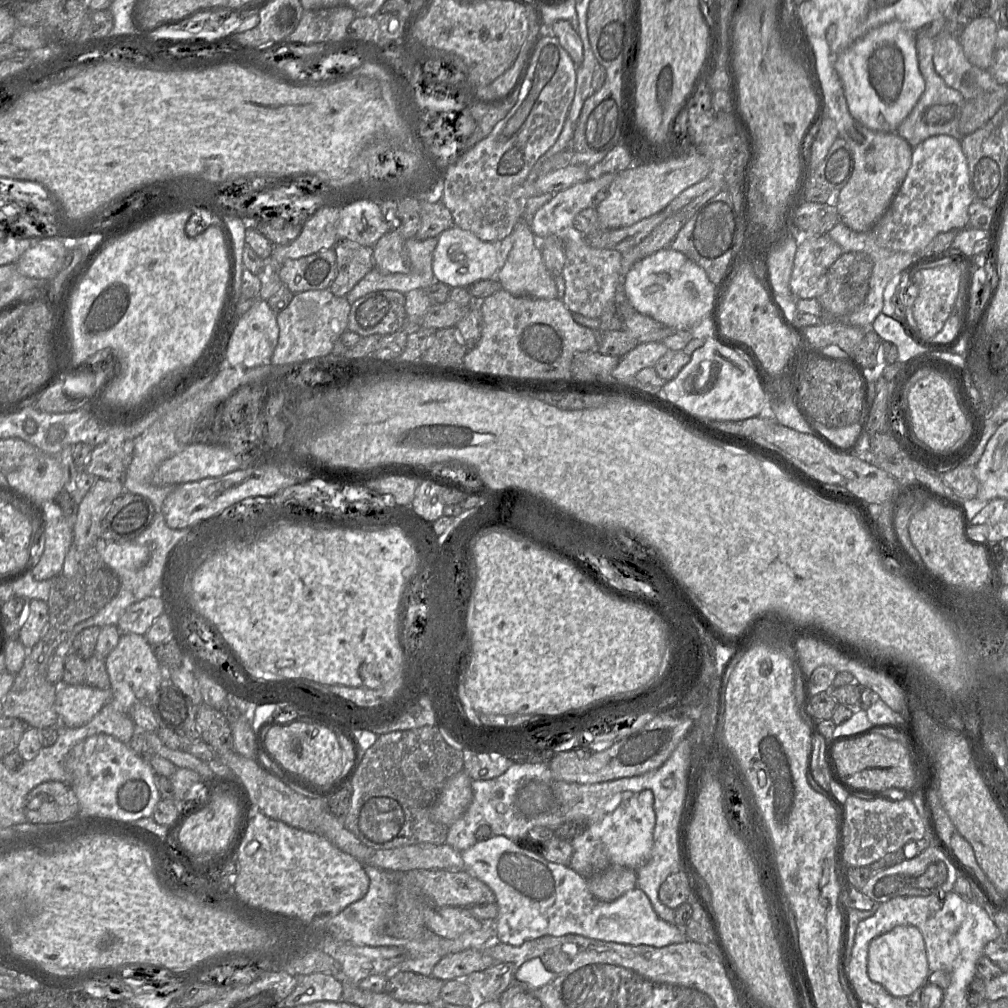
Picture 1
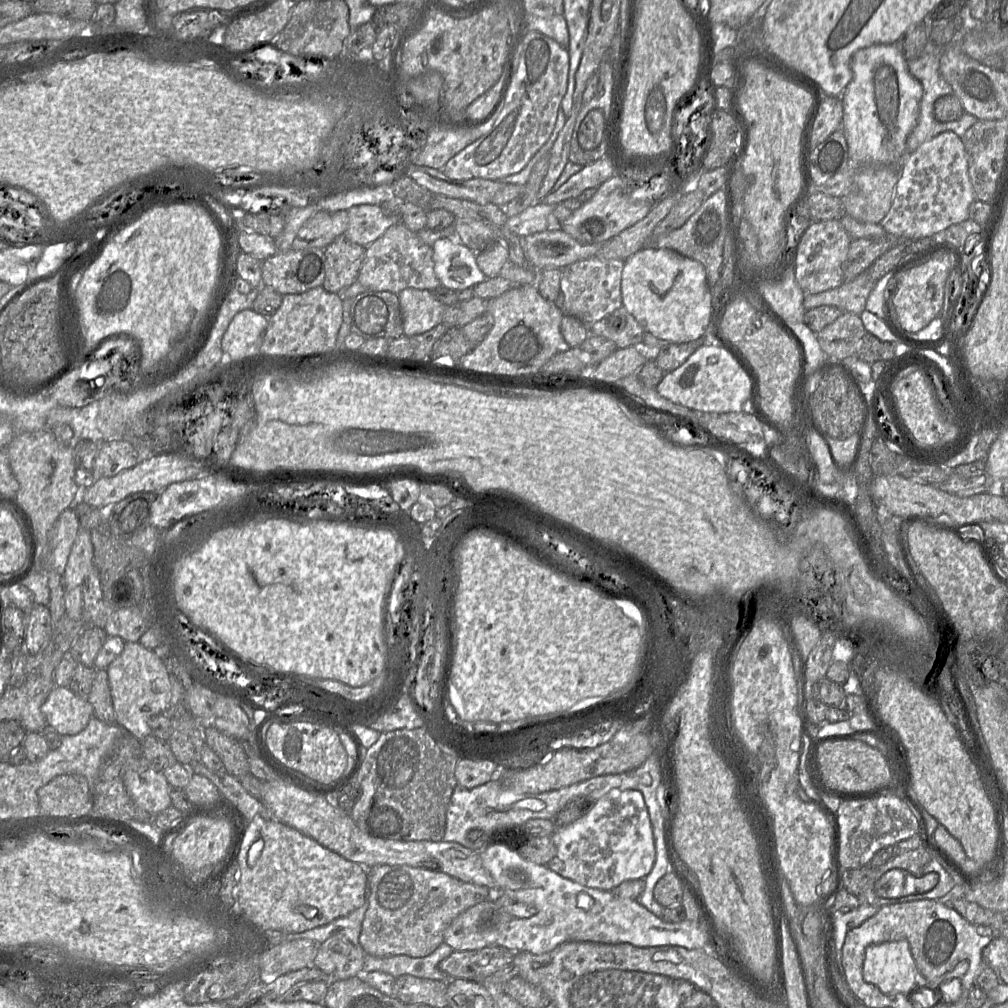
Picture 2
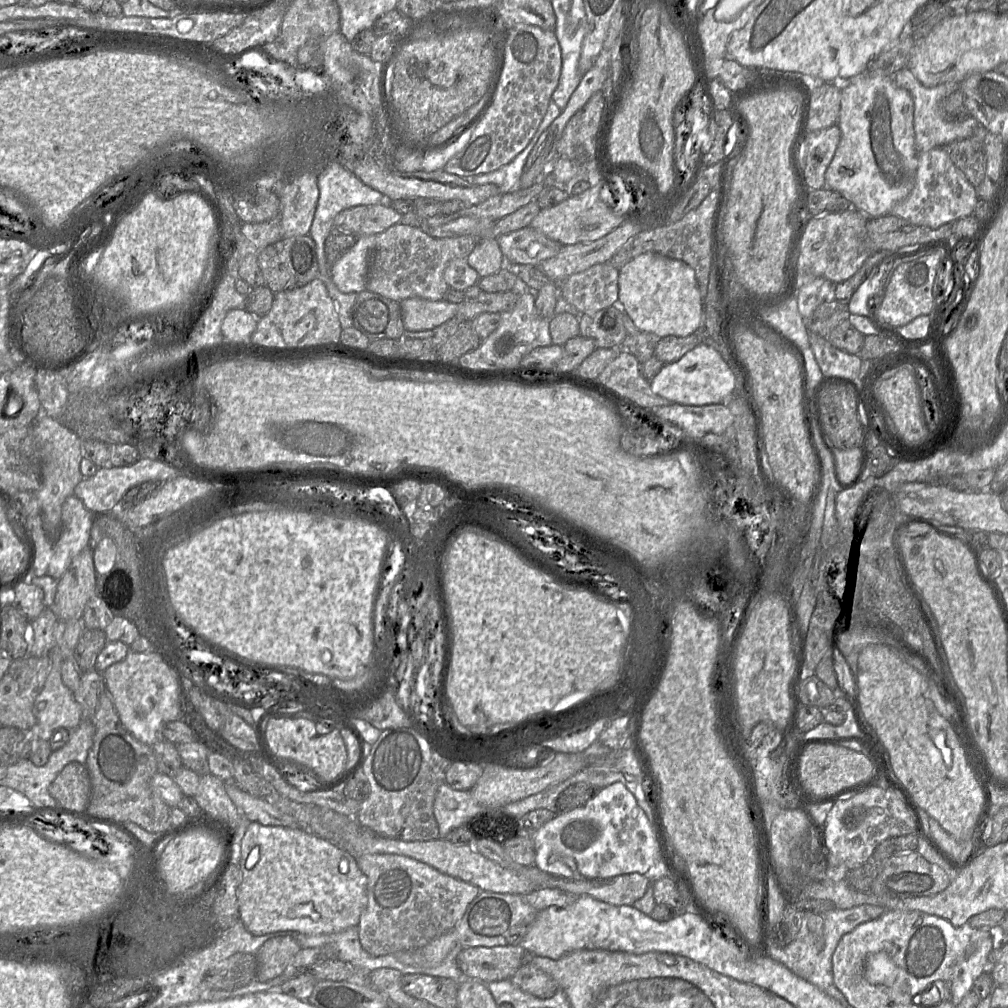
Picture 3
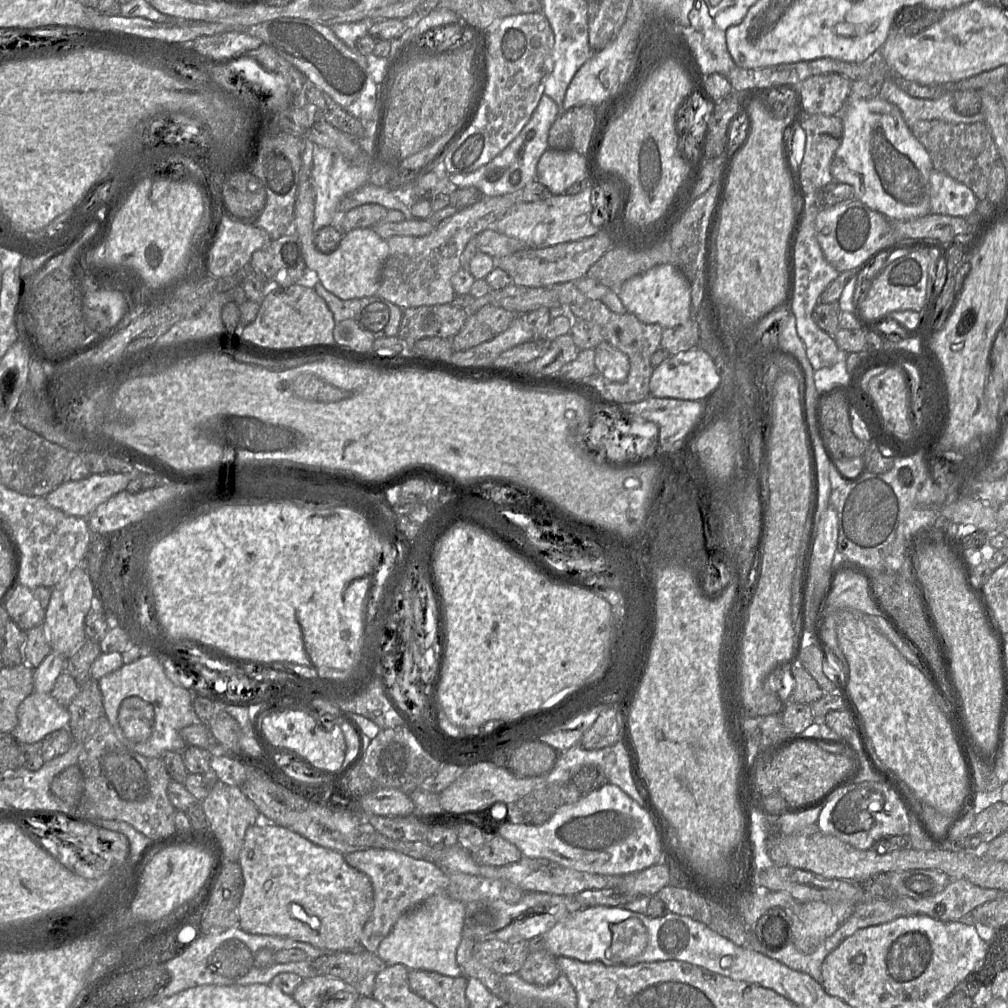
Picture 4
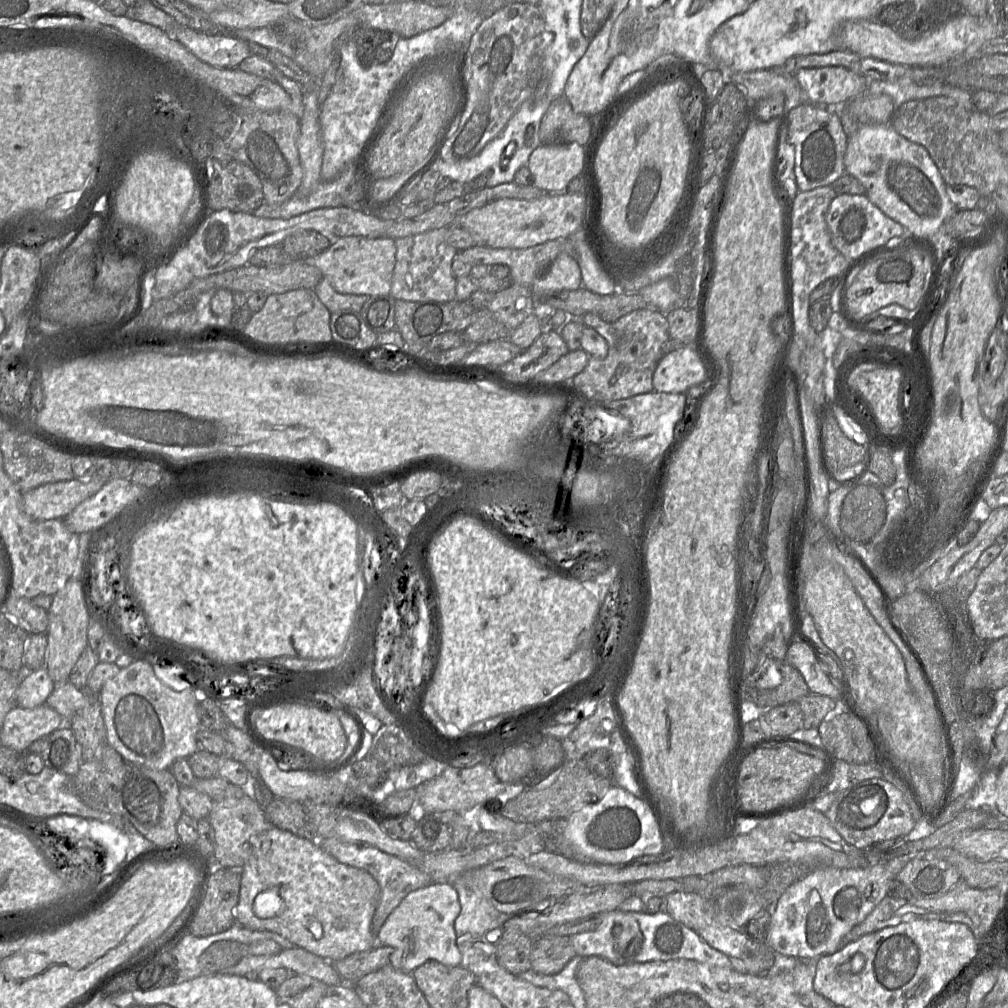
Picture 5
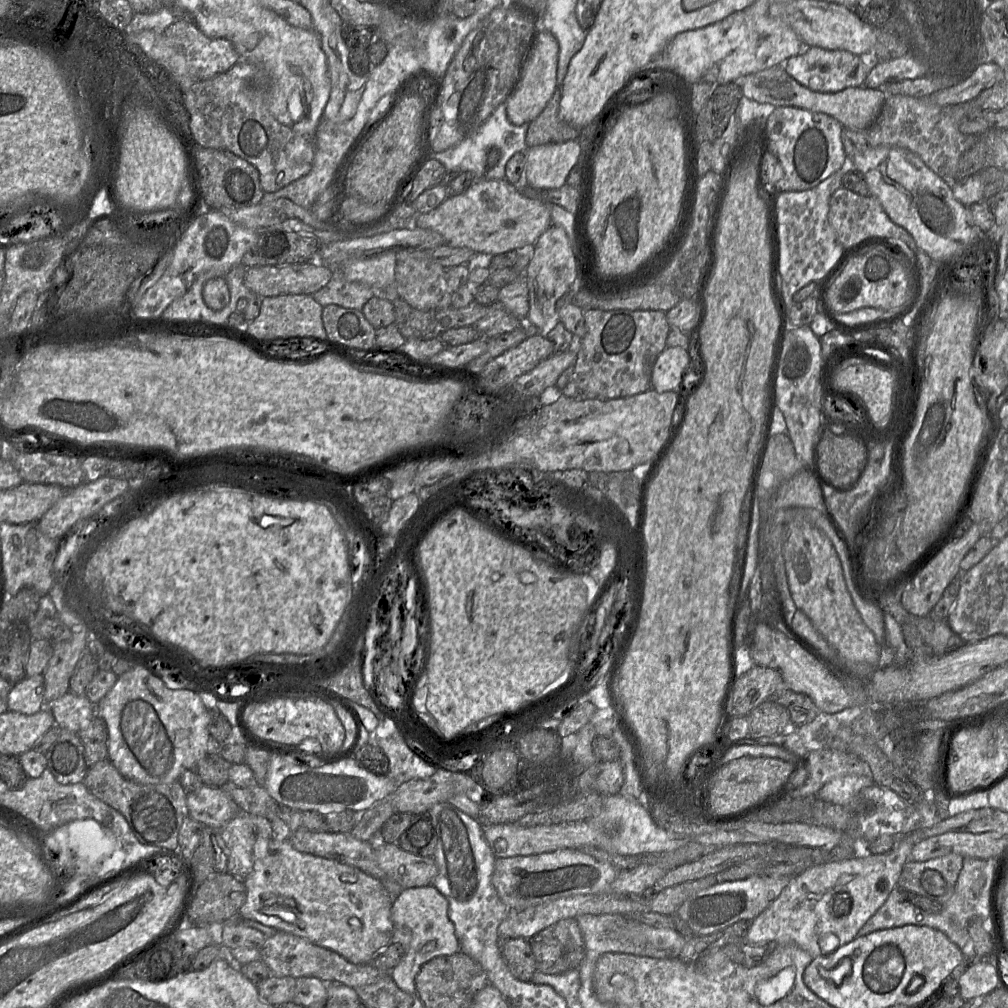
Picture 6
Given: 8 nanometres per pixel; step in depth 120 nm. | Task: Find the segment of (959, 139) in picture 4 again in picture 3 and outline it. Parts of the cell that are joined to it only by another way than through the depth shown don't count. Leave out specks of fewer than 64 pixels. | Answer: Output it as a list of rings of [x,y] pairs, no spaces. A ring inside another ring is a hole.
[[[969,137],[935,148],[942,148],[948,153],[951,161],[971,185],[977,187],[981,184],[986,173],[986,156],[979,139]]]

